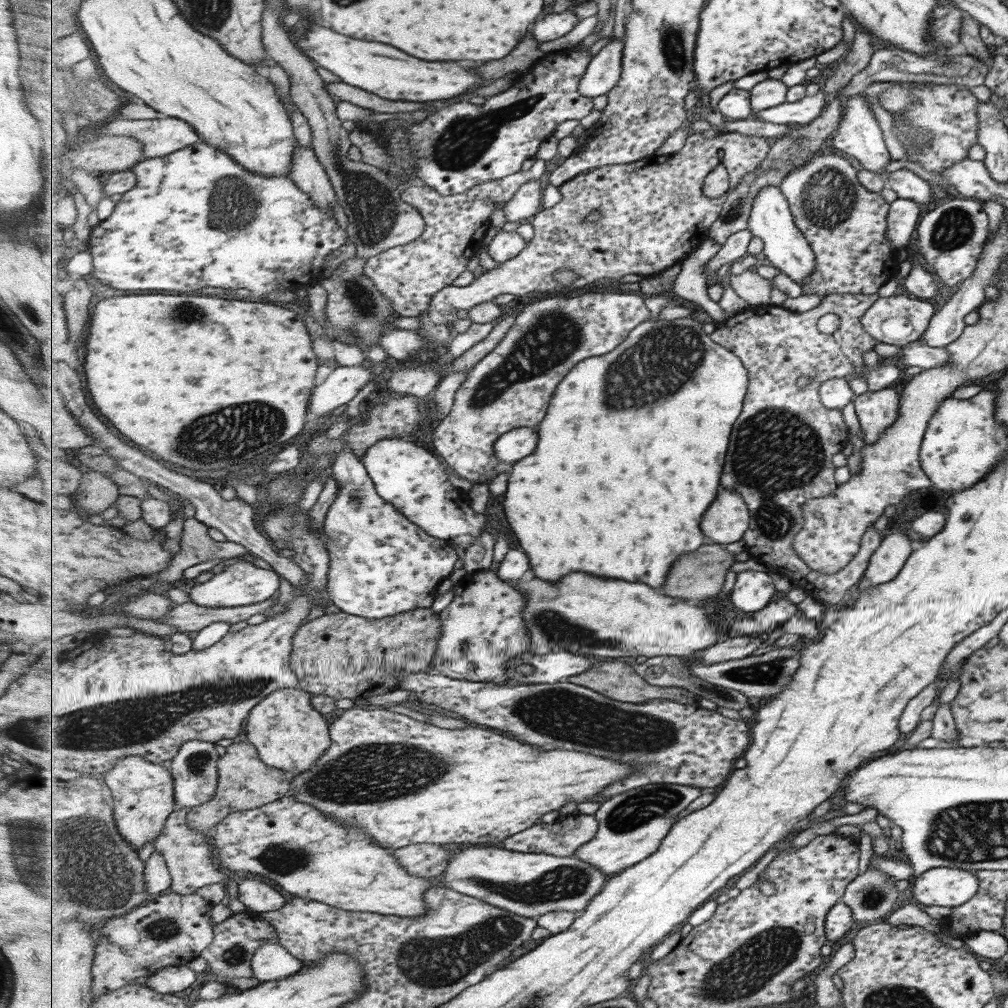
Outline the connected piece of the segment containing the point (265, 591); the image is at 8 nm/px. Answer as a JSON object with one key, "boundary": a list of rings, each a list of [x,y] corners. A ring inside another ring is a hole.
{"boundary":[[[239,561],[225,567],[219,574],[214,575],[207,582],[196,583],[190,589],[190,597],[193,602],[199,606],[208,606],[209,608],[233,608],[236,606],[249,606],[269,600],[277,596],[281,588],[281,578],[277,571],[267,570],[257,567],[249,561]]]}

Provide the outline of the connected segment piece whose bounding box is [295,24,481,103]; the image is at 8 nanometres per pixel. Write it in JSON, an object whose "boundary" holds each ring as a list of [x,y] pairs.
{"boundary":[[[324,24],[313,26],[309,32],[296,39],[296,46],[314,63],[337,75],[341,81],[358,86],[373,94],[393,101],[429,102],[430,100],[453,100],[457,94],[465,94],[481,78],[457,62],[425,62],[409,56],[395,46],[381,42],[361,42],[335,32]]]}

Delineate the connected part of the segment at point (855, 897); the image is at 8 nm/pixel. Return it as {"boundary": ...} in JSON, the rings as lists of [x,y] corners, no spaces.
{"boundary":[[[868,866],[845,887],[840,898],[851,909],[854,922],[877,922],[895,906],[899,892],[887,872]]]}

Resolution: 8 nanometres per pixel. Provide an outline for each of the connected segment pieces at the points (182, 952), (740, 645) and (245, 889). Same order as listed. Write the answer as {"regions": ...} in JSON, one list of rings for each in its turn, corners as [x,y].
{"regions":[[[[172,892],[99,926],[99,944],[92,970],[95,998],[131,984],[135,978],[153,976],[155,971],[169,966],[185,966],[201,957],[201,953],[216,940],[214,920],[207,914],[209,910],[208,899],[198,893],[179,895]]],[[[732,636],[726,641],[710,646],[701,652],[700,660],[707,665],[712,665],[718,662],[725,662],[729,660],[742,659],[751,656],[765,637],[755,636]]],[[[249,879],[241,881],[238,885],[238,900],[246,909],[258,914],[281,910],[288,903],[287,898],[271,886]]]]}

